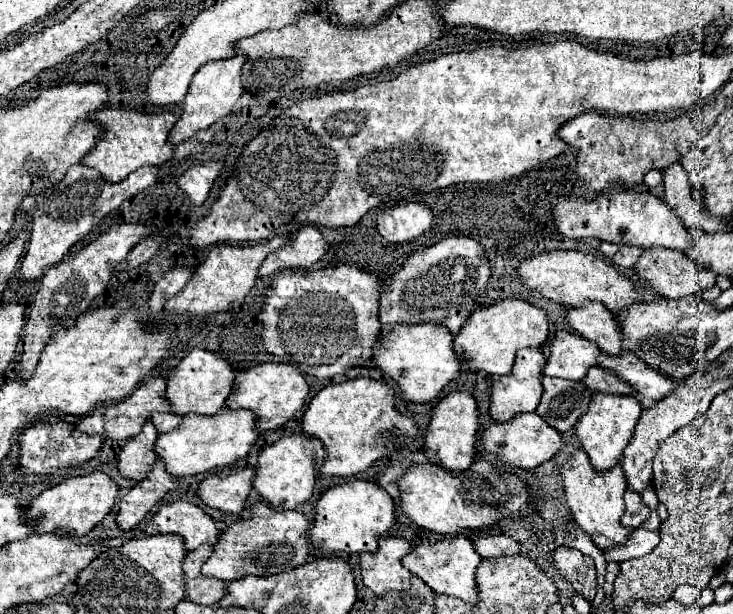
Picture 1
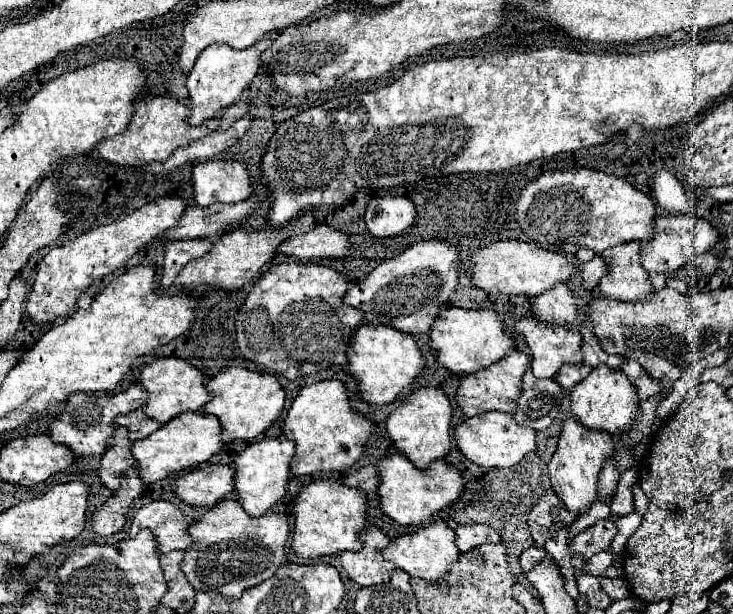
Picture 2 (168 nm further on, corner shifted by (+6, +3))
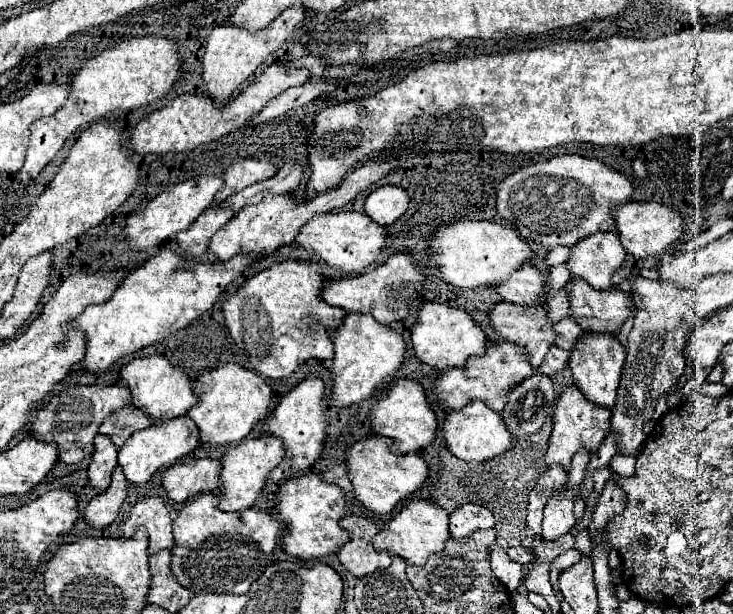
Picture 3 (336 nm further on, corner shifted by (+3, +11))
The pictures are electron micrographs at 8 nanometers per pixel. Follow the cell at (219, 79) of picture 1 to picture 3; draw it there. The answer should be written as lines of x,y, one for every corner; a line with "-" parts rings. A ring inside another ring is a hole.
293,6
293,8
287,8
281,16
277,16
267,28
263,28
255,34
249,34
249,32
229,26
229,24
217,26
205,42
203,60
201,60
203,62
203,82
205,82
209,96
219,104
227,102
235,94
235,90
251,74
255,74
255,70
267,60
267,56
271,56
289,38
289,34
295,30
295,26
303,18
305,18
305,10
301,6

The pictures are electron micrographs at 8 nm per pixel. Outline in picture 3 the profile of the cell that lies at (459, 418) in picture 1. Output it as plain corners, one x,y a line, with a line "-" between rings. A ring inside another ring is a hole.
415,380
393,382
385,390
385,396
373,406
371,422
377,434
397,438
397,452
419,452
429,444
433,444
437,434
437,416
427,400
425,388

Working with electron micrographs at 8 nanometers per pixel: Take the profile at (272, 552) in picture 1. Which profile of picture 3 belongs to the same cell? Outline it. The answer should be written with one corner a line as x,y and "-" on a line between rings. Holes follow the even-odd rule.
201,494
189,502
173,522
175,552
171,570
175,578
195,594
245,594
265,566
271,564
281,524
259,508
223,512
217,508
217,500
221,500
219,494

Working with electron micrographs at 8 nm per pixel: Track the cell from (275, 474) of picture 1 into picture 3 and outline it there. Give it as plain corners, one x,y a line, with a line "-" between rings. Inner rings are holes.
261,436
261,438
253,438
253,440
243,440
235,448
227,450
227,454
221,458
223,500
221,500
219,508
223,508
225,512
237,512
237,510
251,508
255,504
257,496
263,492
269,472
283,460
283,456
285,456
285,444
277,436

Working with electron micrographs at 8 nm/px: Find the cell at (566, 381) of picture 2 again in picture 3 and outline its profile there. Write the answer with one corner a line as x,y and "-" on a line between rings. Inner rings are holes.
553,346
553,348
549,348
549,352
547,352
547,356
545,356
545,360
537,372
553,376
553,374
561,372
567,366
567,362
569,362
569,352
561,350
559,346

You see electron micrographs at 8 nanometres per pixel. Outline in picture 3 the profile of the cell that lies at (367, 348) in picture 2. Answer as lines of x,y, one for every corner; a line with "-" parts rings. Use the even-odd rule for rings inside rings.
347,314
345,322
337,332
331,334
335,342
335,356
331,364
331,374
335,380
333,398
335,406
349,406
371,398
377,390
385,390
389,386
391,376
401,368
405,360
407,344
403,336
387,326
377,324
373,316
363,314

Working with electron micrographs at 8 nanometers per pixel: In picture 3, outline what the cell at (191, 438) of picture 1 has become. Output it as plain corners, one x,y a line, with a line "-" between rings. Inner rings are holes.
179,416
161,424
151,424
145,430
135,432
123,448
119,448
119,466
125,472
125,478
131,484
143,484
147,482
157,470
167,468
171,464
175,464
179,458
183,458
185,454
193,452
199,446
199,432
197,426
193,424
193,420
189,420
189,416

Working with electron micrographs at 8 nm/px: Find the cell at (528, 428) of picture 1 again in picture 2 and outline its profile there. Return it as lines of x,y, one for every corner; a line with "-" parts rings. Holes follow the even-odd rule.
484,412
482,416
476,414
464,420
454,428
454,438
460,454
472,464
484,468
510,468
536,448
536,432
530,432
530,428
522,428
510,414
504,412

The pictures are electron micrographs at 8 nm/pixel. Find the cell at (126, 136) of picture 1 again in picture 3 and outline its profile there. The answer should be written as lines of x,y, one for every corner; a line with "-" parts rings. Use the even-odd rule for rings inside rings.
275,62
263,70
263,74
247,86
241,94
237,94
231,104
213,104
207,98
193,96
193,94
181,94
173,98
171,104
163,106
161,110
151,112
149,116
141,118
137,126
129,134
129,150
137,154
167,154
167,152
183,152
183,150
193,150
199,144
217,140
229,132
239,130
257,110
261,110
271,98
281,94
283,90
291,86
301,86
309,78
307,70
283,70
283,62

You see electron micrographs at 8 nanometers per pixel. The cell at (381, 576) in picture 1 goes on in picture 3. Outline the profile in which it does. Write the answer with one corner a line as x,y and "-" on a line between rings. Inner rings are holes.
347,516
343,520
343,528
351,534
351,540
341,546
339,560
353,576
361,578
365,574
389,568
391,556
375,550
371,544
373,536
379,532
373,522
369,522
365,516

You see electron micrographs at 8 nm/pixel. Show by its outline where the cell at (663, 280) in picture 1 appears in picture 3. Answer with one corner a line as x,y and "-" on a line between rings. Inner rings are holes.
597,232
571,248
567,264
573,276
587,280
597,290
605,290
613,286
613,274
623,266
625,256
617,232

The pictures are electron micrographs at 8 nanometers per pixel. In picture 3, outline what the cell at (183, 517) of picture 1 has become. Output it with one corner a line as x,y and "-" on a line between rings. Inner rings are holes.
151,496
135,504
131,516
125,524
127,532
135,532
139,526
149,530
149,552
159,552
165,548
173,548
175,538
171,532
171,514
159,496

